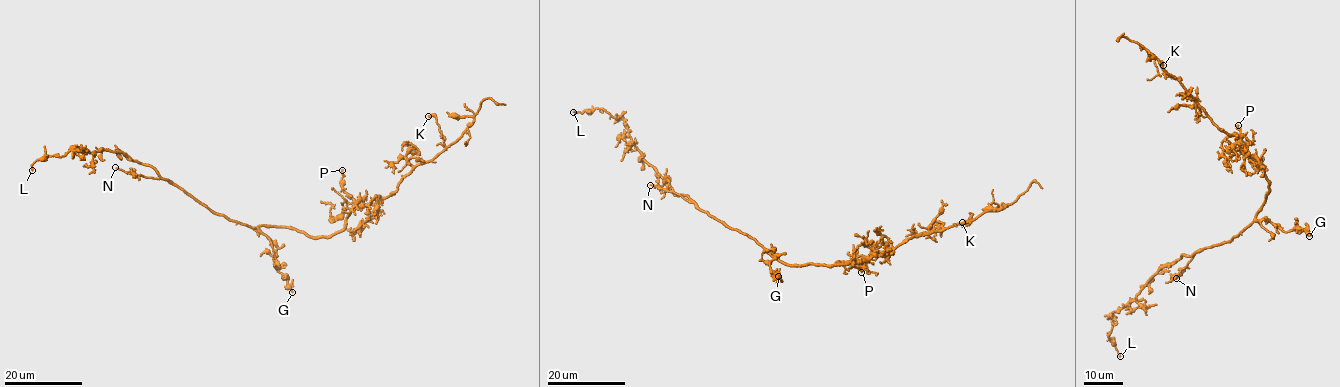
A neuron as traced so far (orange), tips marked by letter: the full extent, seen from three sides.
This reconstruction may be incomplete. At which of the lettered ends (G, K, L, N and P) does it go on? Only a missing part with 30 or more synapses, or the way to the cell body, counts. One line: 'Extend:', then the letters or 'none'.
Extend: none

